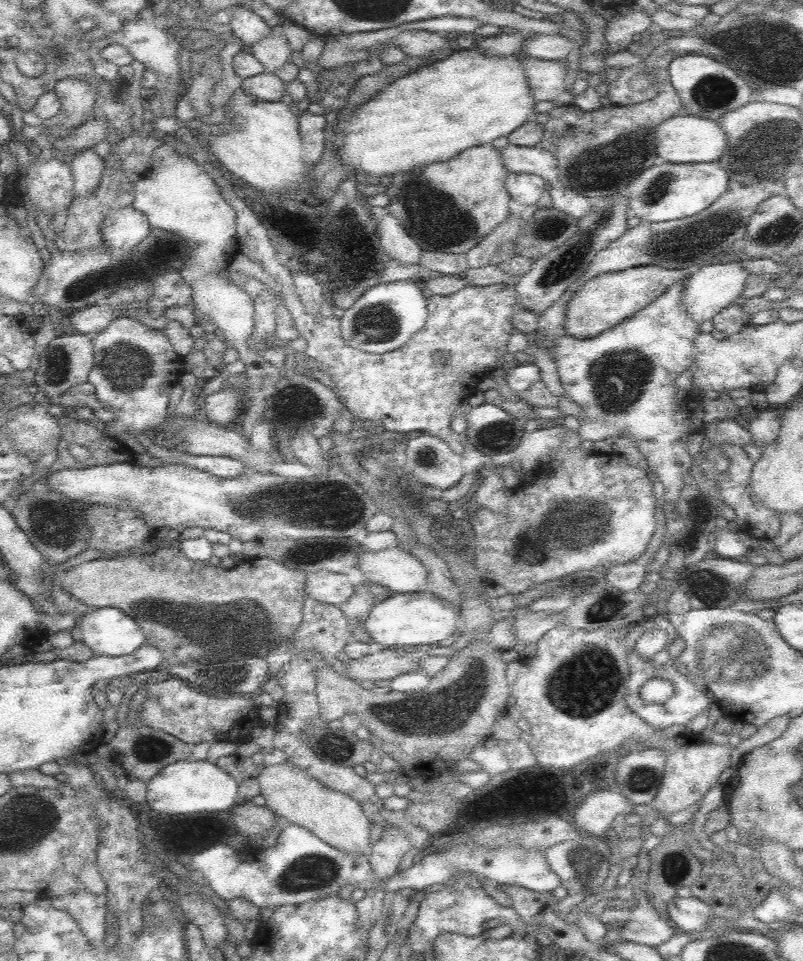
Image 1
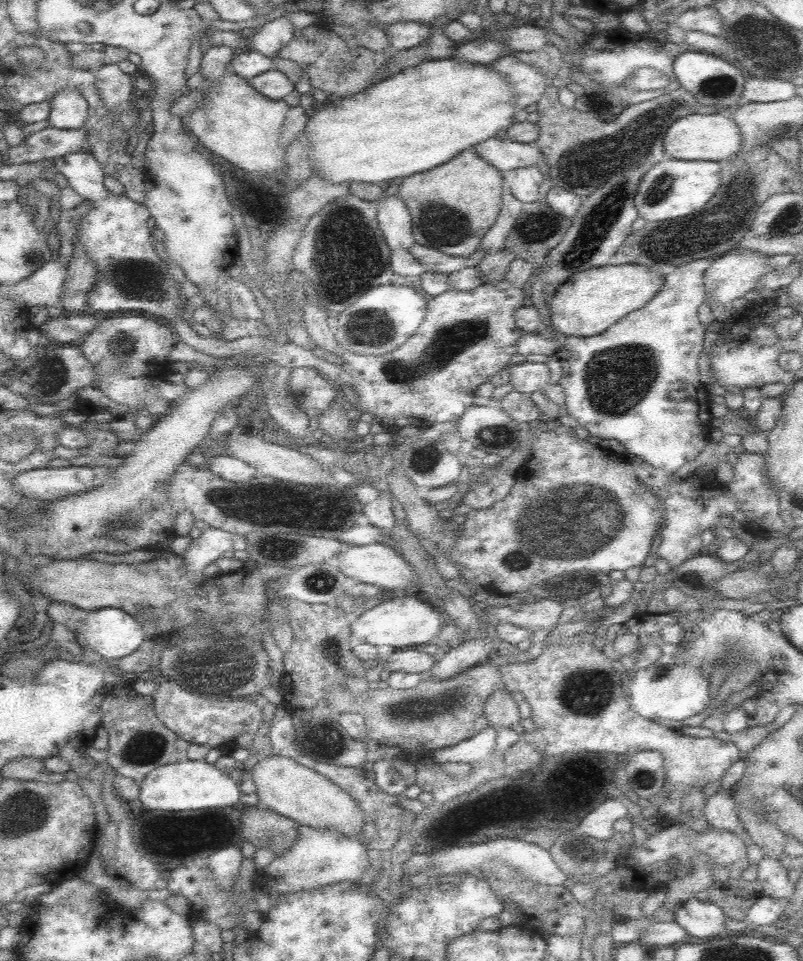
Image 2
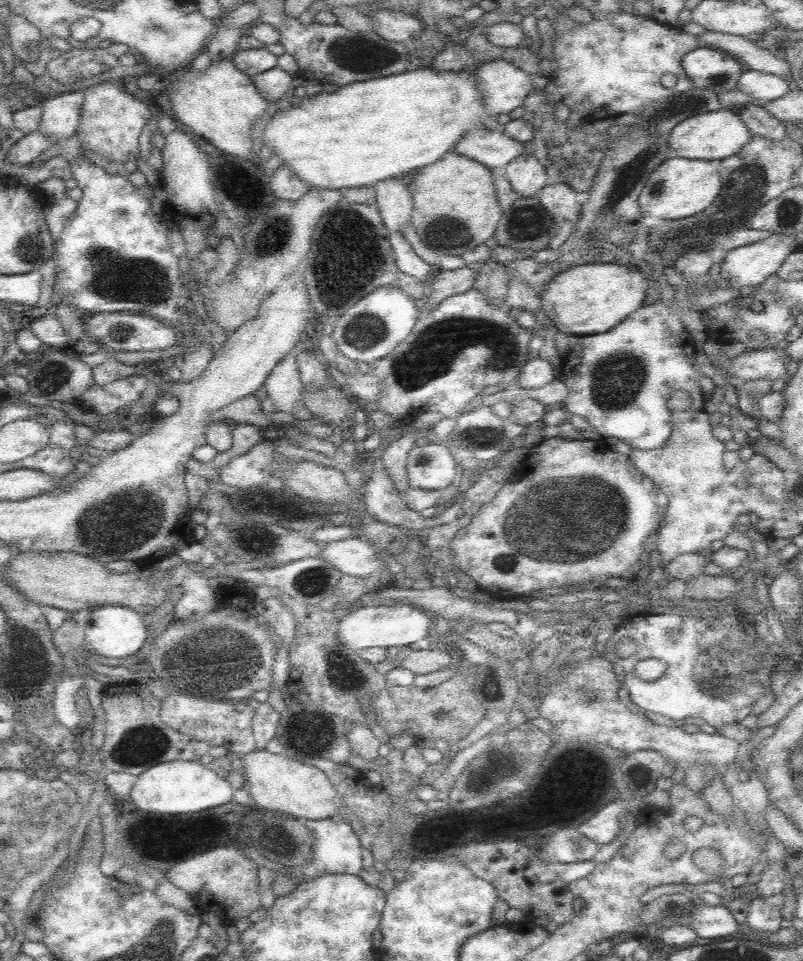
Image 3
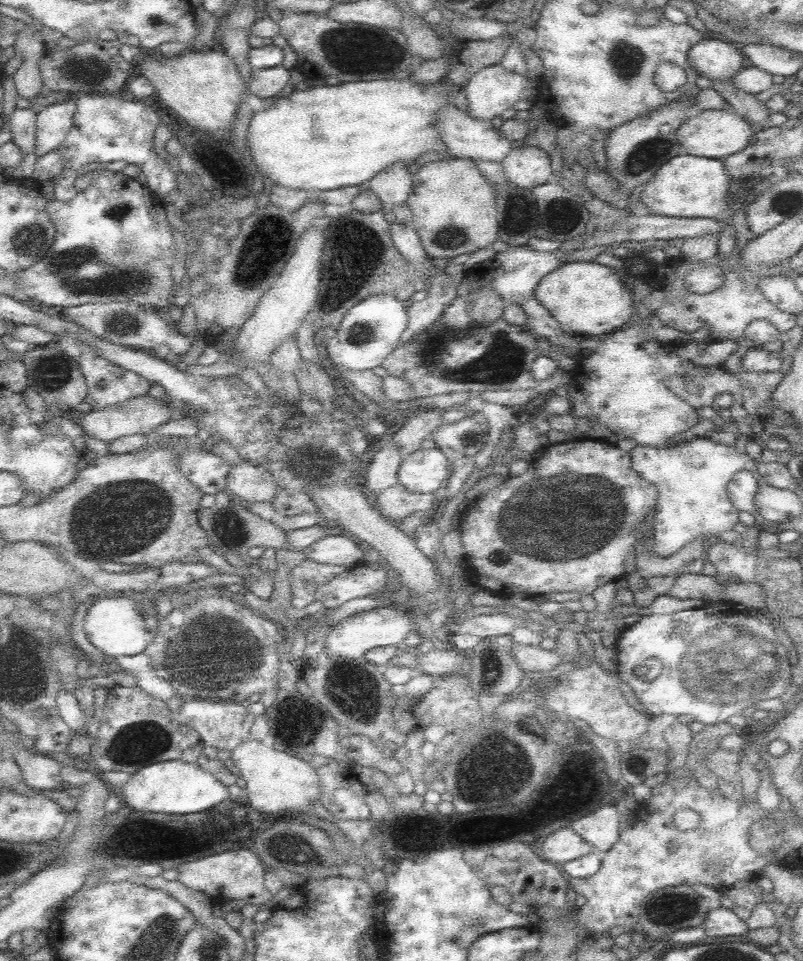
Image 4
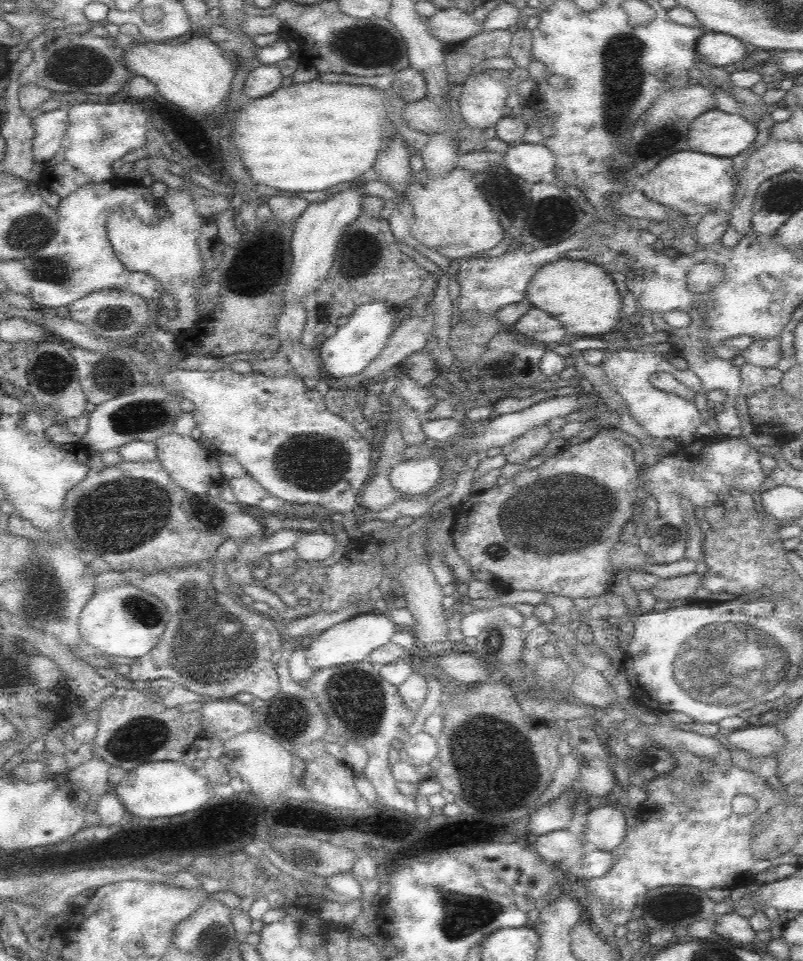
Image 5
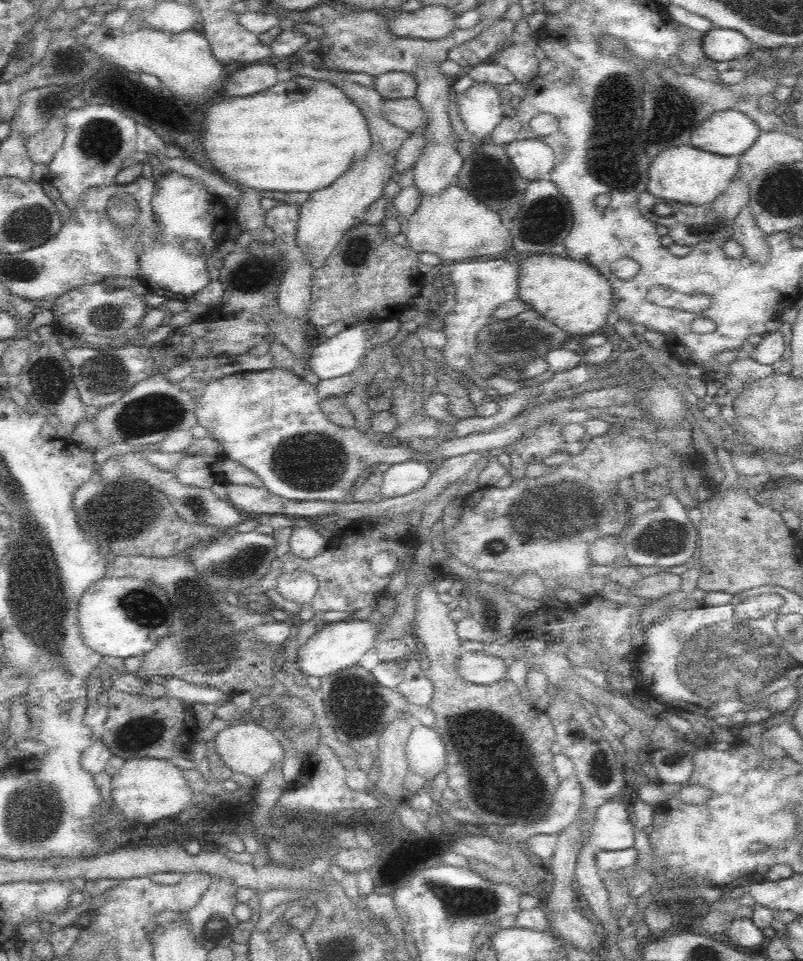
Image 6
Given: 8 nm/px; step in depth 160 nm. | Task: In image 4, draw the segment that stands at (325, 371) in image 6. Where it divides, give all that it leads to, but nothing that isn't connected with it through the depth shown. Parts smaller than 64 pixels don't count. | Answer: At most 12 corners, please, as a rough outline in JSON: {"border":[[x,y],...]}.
{"border":[[394,296],[350,308],[326,341],[340,371],[382,365],[408,324]]}

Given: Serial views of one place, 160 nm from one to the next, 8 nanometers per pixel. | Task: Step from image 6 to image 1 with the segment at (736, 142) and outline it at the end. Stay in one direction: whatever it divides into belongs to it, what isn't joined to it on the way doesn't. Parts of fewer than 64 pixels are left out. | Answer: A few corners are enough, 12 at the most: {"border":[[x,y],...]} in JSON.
{"border":[[674,115],[655,130],[666,162],[714,162],[728,137],[720,121]]}

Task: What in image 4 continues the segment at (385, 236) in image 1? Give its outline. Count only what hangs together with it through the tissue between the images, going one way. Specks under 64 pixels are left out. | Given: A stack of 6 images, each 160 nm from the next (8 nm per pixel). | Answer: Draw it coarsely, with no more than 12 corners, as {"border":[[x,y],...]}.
{"border":[[406,162],[368,181],[383,211],[407,202],[413,185]]}

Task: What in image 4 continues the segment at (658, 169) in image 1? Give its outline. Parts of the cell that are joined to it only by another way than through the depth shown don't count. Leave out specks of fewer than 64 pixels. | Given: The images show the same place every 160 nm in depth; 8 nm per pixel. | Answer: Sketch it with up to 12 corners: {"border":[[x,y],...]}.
{"border":[[674,156],[640,202],[652,214],[726,222],[720,254],[736,247],[722,159]]}

